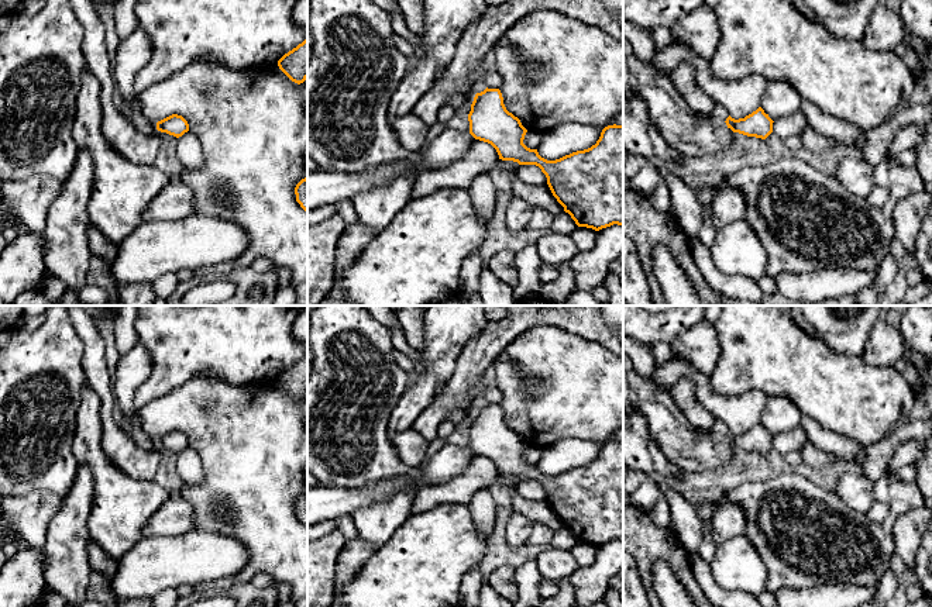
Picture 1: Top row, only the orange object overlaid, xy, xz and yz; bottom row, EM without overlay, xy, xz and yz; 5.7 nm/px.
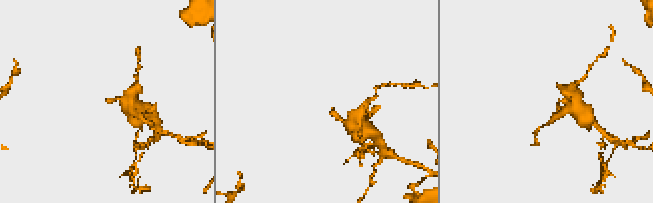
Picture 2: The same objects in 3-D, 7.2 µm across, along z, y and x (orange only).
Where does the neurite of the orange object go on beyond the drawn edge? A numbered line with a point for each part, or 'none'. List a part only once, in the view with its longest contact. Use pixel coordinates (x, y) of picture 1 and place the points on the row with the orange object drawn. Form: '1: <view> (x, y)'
1: yz (719, 114)

